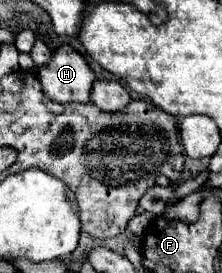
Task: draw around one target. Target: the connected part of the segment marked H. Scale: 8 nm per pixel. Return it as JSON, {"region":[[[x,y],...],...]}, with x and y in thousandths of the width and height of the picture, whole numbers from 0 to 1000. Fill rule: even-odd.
{"region":[[[275,161],[230,220],[167,256],[194,337],[266,374],[401,374],[428,271],[383,212],[311,161]]]}

